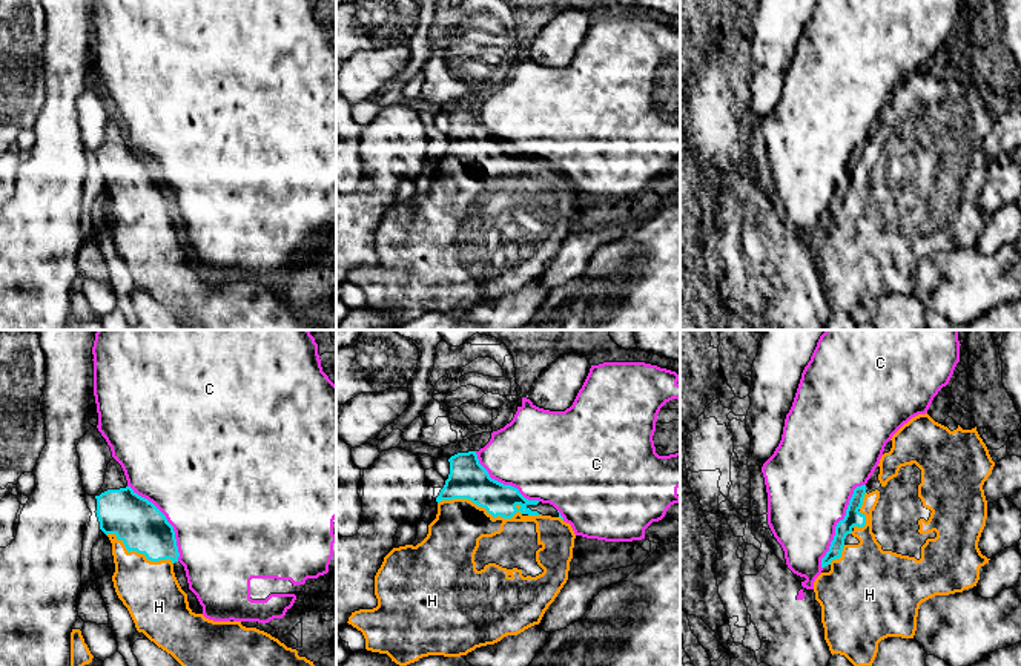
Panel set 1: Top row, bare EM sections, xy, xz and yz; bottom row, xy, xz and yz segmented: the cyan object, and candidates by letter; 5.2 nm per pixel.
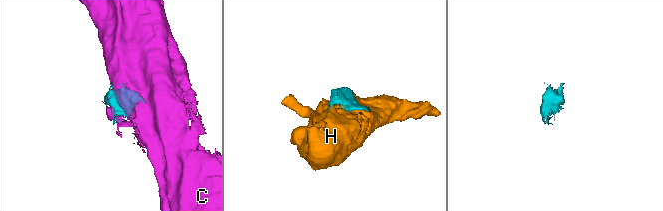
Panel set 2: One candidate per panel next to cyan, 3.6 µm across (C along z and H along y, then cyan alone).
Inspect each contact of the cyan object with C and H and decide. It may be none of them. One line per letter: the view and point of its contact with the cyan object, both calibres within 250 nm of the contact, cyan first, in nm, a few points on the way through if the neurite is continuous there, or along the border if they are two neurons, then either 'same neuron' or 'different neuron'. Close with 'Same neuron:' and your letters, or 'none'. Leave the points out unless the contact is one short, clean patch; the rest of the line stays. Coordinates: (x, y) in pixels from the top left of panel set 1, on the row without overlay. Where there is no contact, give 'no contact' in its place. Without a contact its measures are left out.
C: contact yz (837, 180); calibres 90 and 440 nm; different neuron
H: contact xz (479, 161); calibres 200 and 280 nm; same neuron
Same neuron: H

